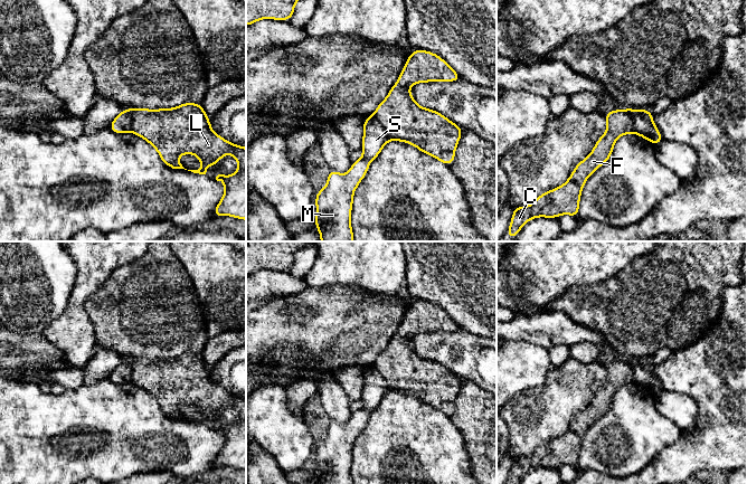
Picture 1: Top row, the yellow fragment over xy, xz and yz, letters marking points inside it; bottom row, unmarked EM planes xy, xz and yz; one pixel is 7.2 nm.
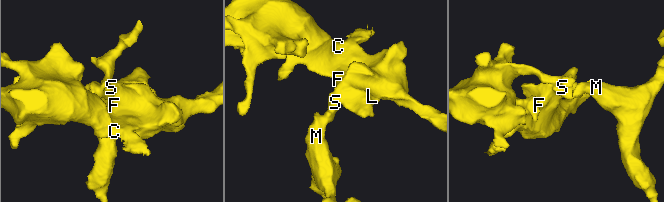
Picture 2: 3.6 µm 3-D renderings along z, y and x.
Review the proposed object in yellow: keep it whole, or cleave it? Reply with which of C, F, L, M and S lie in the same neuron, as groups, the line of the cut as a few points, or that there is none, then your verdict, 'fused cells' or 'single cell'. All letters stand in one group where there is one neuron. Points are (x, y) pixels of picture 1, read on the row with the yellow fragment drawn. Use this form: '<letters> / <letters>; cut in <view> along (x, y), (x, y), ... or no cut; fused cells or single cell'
C F L / M S; cut in xz along (371, 116), (384, 129), (389, 139); fused cells

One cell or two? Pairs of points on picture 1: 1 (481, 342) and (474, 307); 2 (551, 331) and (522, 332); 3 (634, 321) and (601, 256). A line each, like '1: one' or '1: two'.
1: two
2: one
3: two

